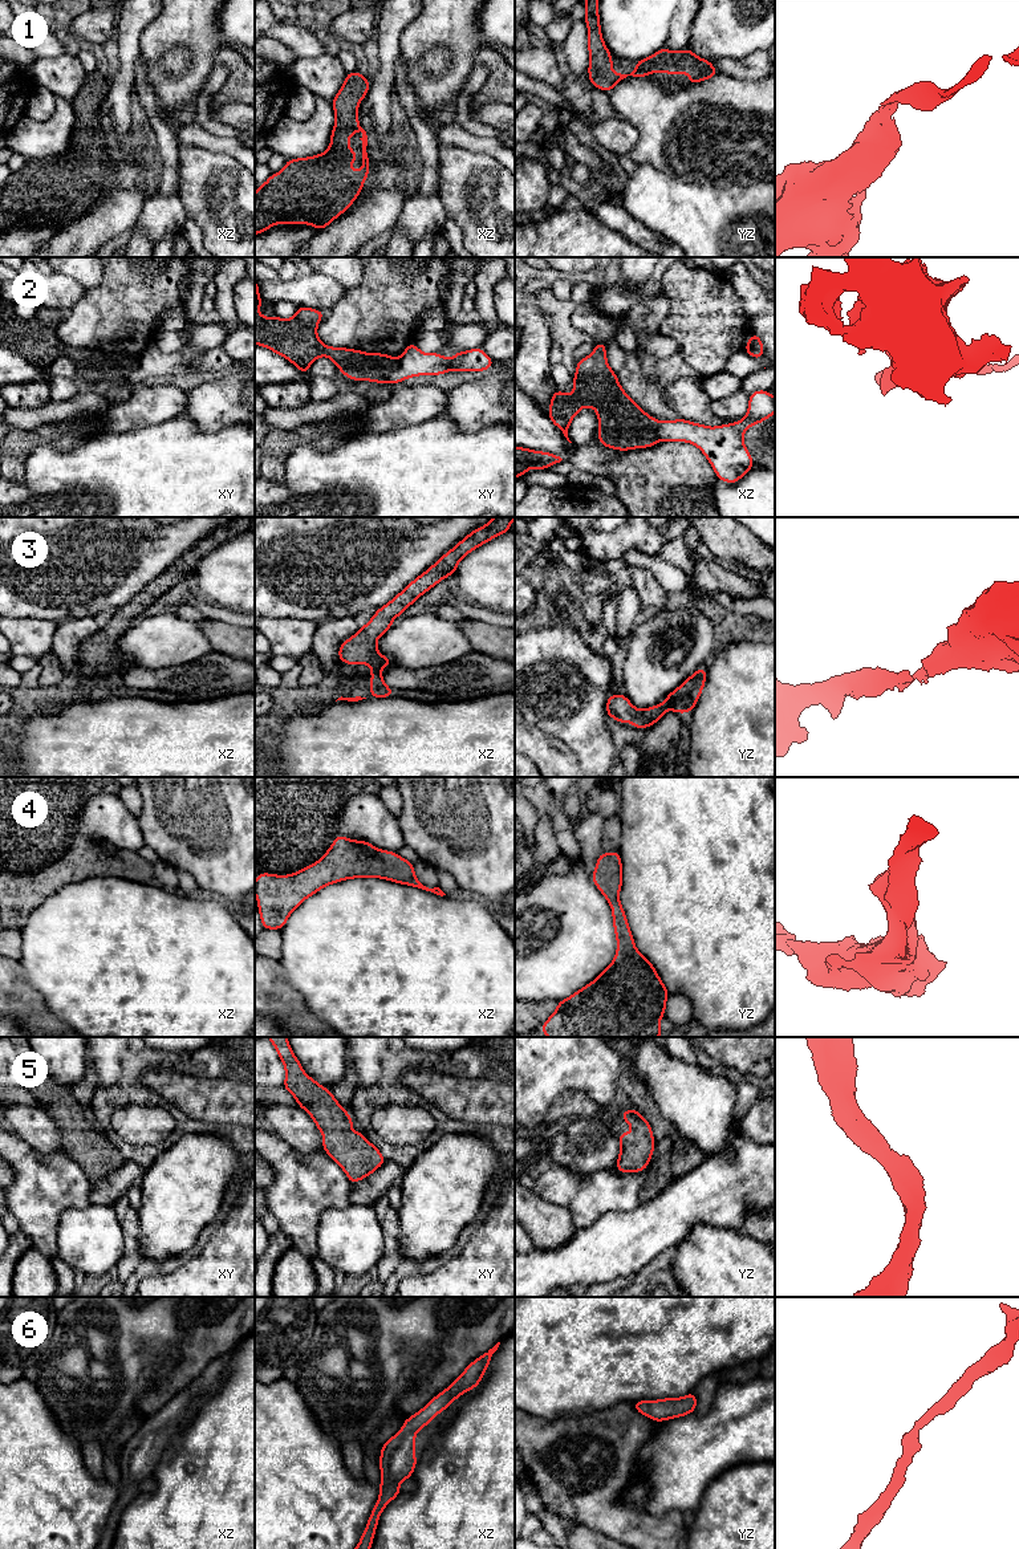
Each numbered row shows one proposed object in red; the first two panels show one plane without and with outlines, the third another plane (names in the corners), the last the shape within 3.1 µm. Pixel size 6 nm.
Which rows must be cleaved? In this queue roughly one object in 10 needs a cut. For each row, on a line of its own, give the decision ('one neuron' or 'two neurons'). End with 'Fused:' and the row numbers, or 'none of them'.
1: one neuron
2: one neuron
3: one neuron
4: one neuron
5: one neuron
6: one neuron
Fused: none of them

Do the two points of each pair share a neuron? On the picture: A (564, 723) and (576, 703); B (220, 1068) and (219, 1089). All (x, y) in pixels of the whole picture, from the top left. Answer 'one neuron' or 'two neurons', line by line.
A: one neuron
B: two neurons

